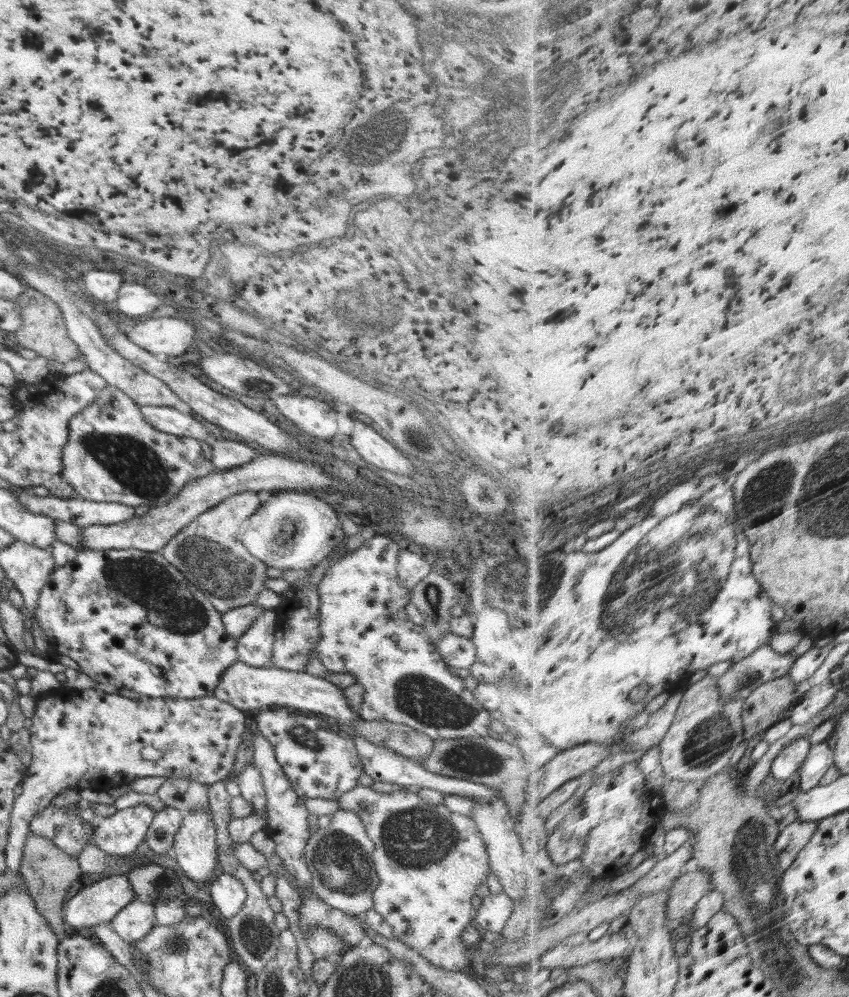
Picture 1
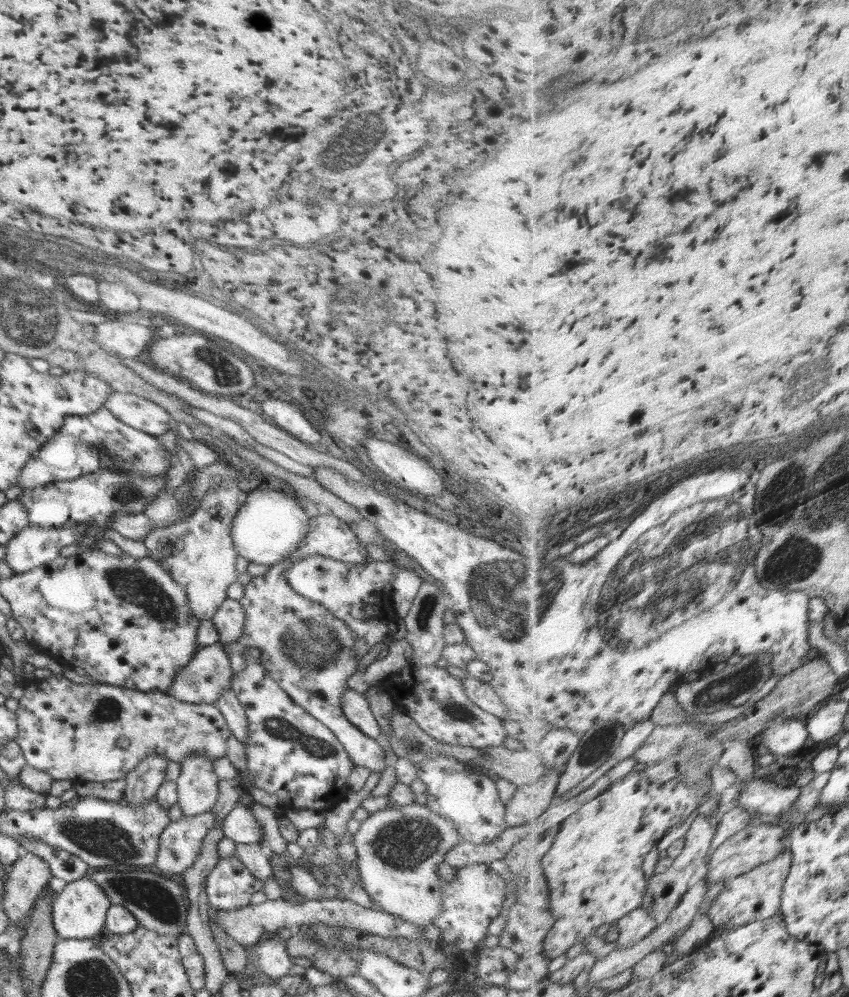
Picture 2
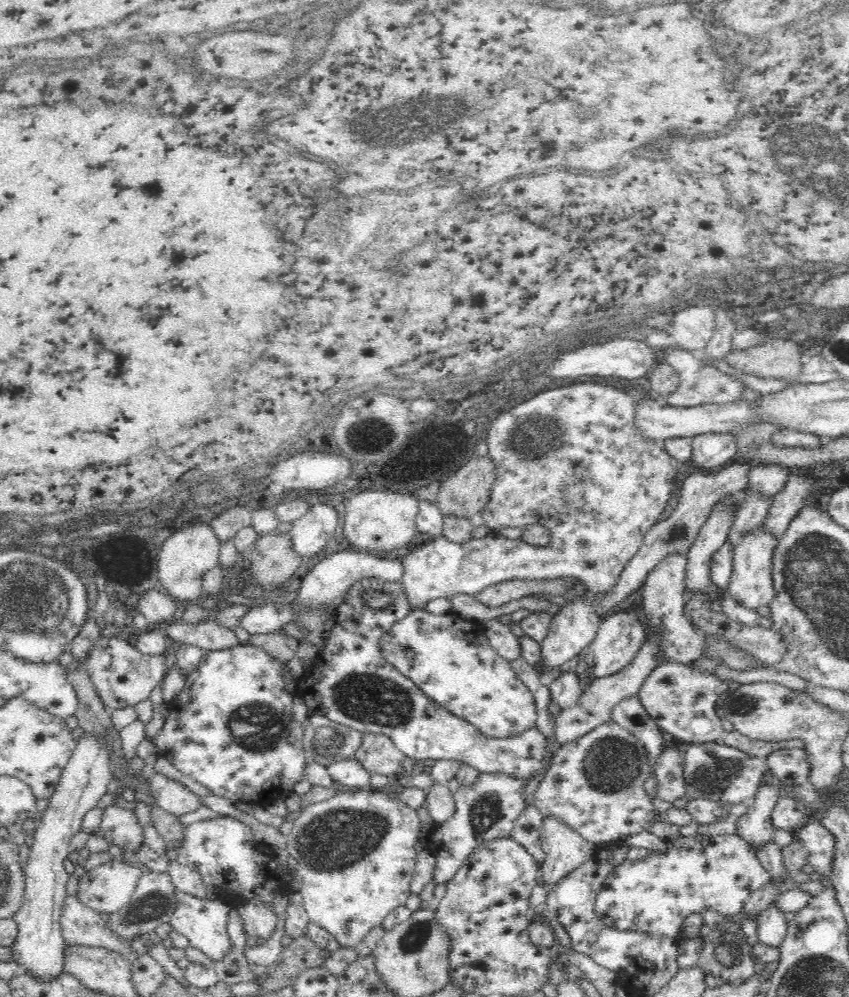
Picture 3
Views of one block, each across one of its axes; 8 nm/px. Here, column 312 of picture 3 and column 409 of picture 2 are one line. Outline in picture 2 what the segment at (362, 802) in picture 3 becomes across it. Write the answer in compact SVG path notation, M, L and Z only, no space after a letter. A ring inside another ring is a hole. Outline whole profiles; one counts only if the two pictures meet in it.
M391 804L368 815L353 834L358 872L363 889L378 909L399 916L417 927L430 924L440 914L442 897L436 867L460 840L458 831L426 805Z

